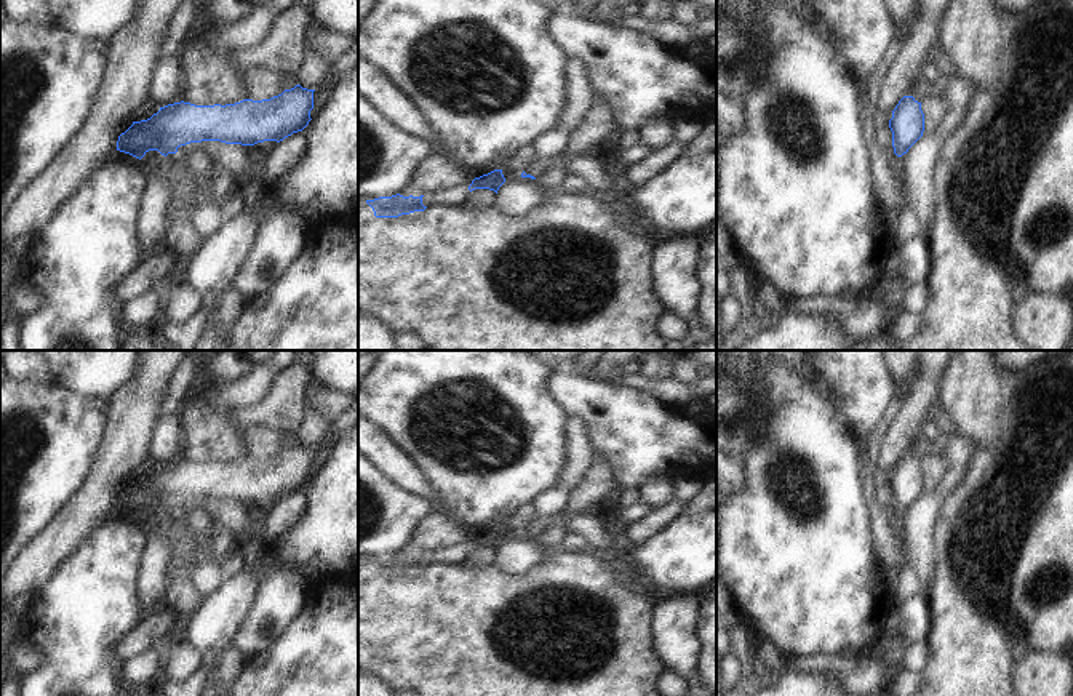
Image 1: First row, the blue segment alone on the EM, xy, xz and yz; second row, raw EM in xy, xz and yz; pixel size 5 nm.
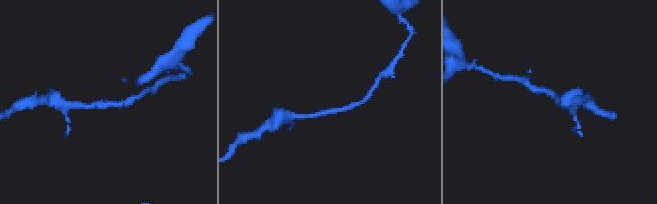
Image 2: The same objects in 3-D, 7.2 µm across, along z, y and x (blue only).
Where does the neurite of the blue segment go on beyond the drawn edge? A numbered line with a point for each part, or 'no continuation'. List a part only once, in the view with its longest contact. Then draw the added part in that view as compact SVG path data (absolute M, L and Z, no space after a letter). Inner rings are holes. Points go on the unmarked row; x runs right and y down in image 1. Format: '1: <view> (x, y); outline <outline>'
1: xy (184, 548); outline M176 510L165 515L165 522L178 530L176 539L171 542L171 562L165 571L166 581L182 571L190 571L198 562L198 534L195 534L185 518L185 512Z

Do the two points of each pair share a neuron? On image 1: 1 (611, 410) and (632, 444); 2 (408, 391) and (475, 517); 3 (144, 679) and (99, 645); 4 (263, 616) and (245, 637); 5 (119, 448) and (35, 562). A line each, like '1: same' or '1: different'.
1: same
2: same
3: different
4: same
5: same

